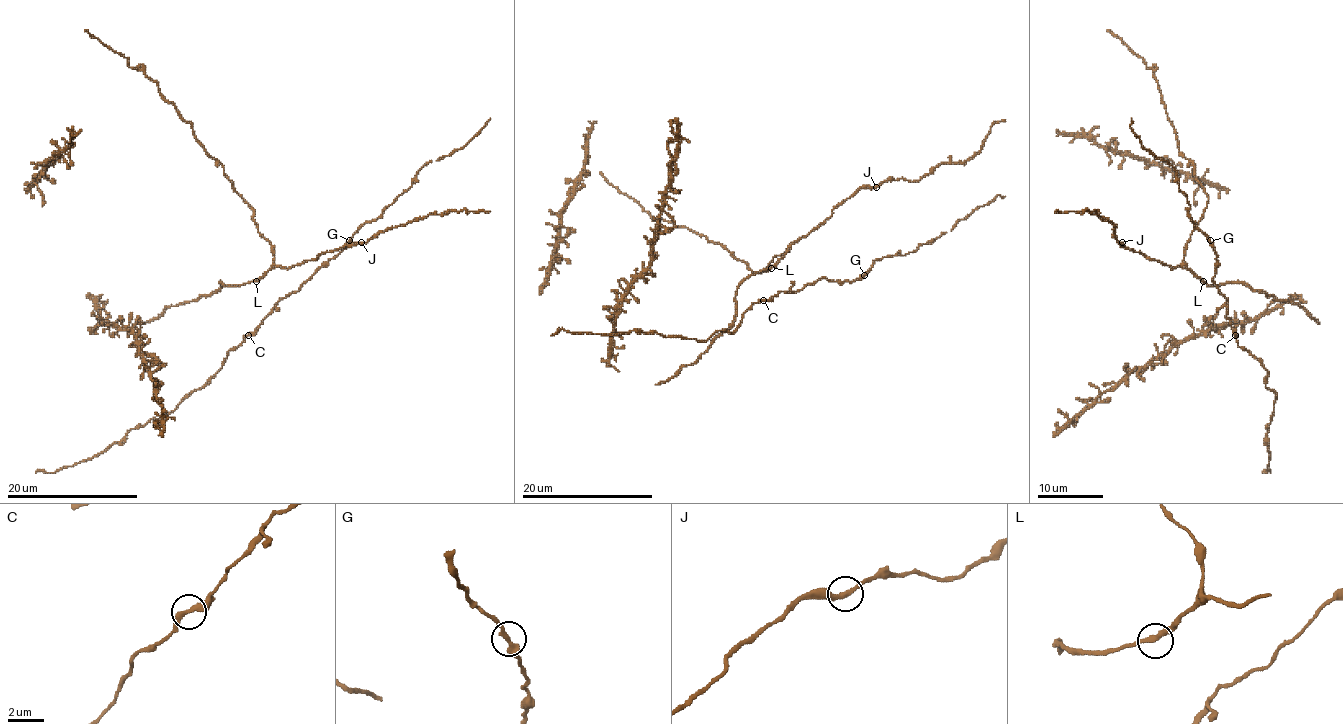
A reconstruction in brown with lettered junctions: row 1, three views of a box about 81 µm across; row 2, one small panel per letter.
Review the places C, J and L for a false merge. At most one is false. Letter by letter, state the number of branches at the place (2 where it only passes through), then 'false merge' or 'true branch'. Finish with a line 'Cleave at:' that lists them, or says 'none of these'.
C: 2 | true branch
J: 2 | true branch
L: 2 | true branch
Cleave at: none of these

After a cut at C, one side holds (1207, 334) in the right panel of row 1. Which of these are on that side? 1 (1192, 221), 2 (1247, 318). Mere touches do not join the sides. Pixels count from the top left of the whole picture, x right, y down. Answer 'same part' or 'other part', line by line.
1: other part
2: same part

